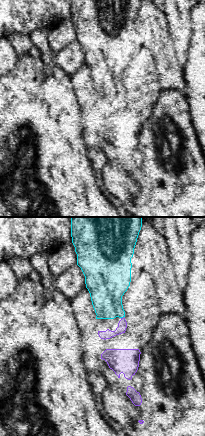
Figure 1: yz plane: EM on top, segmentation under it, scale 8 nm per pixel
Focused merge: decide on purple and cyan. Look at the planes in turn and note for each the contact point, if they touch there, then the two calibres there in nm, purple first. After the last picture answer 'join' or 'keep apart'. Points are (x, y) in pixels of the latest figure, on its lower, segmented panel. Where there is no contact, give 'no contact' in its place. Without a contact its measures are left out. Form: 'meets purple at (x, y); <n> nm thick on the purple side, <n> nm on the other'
meets purple at (123, 317); 80 nm thick on the purple side, 260 nm on the other

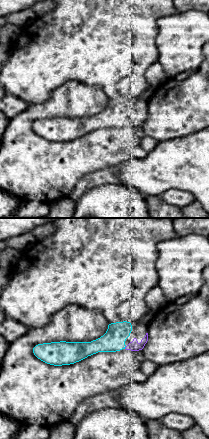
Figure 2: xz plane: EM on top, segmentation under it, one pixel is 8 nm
meets purple at (125, 347); 80 nm thick on the purple side, 180 nm on the other

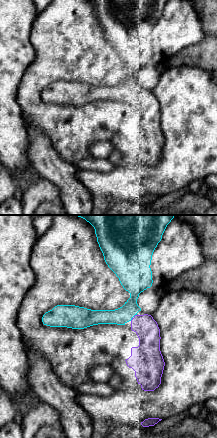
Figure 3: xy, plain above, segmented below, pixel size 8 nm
meets purple at (132, 318); 190 nm thick on the purple side, 140 nm on the other

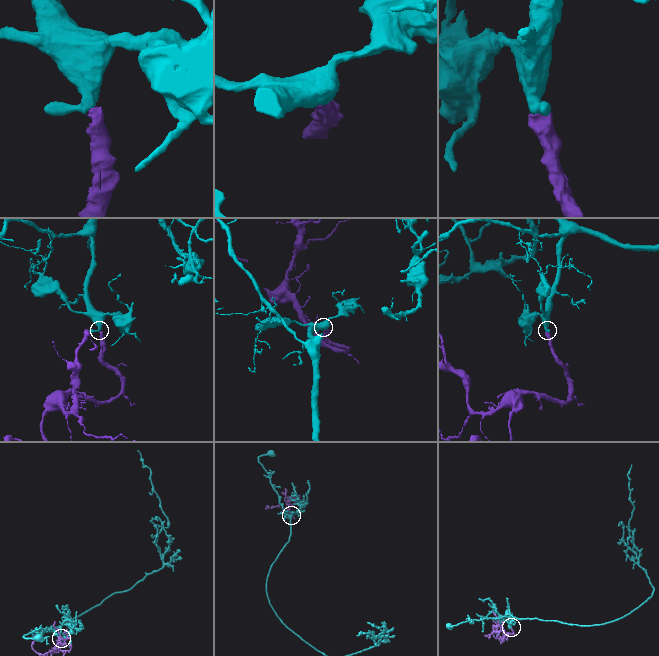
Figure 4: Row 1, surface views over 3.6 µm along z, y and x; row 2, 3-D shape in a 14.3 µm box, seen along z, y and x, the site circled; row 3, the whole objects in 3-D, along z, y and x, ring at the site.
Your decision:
join

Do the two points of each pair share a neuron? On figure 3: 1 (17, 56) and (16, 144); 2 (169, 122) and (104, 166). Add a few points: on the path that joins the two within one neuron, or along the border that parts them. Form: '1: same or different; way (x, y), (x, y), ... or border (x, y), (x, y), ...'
1: same; way (10, 78), (12, 122)
2: different; border (115, 166), (105, 172), (91, 170)

